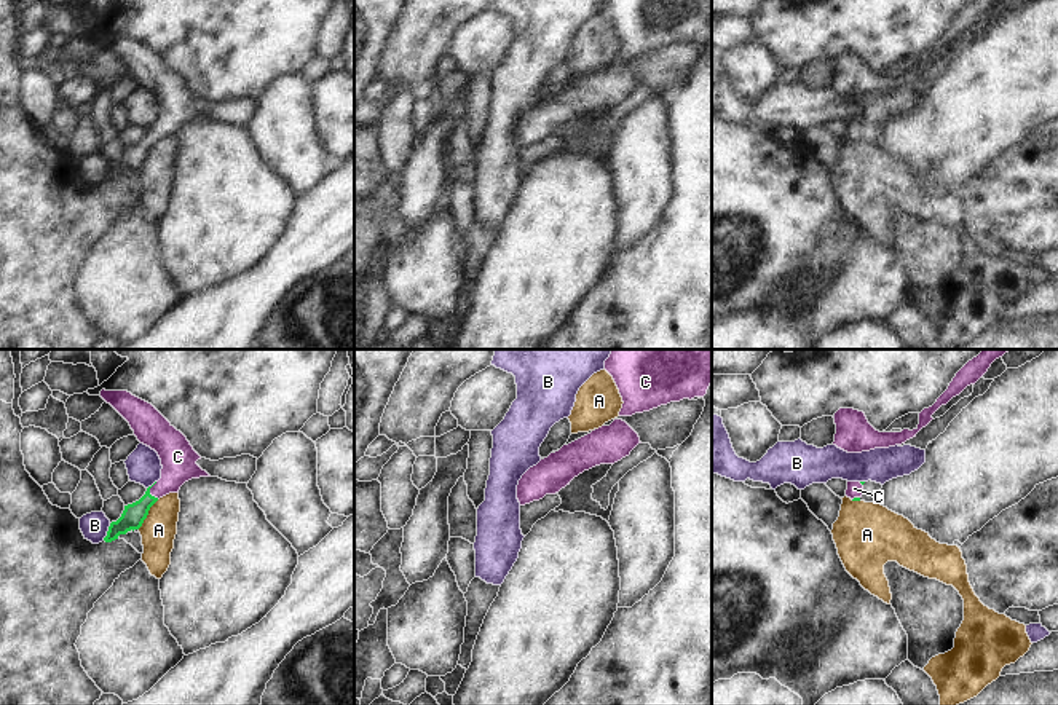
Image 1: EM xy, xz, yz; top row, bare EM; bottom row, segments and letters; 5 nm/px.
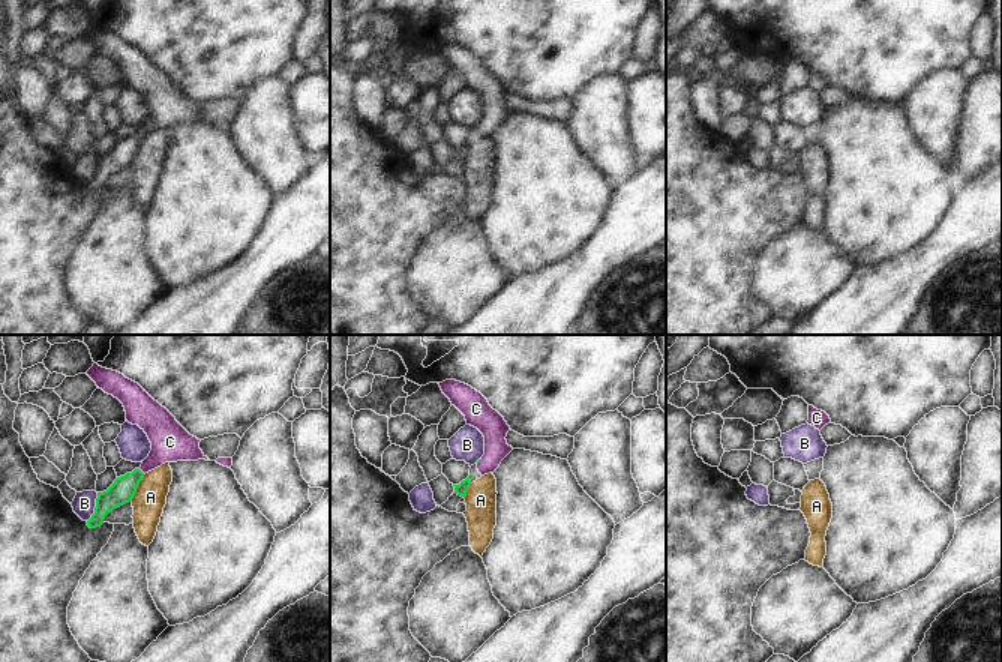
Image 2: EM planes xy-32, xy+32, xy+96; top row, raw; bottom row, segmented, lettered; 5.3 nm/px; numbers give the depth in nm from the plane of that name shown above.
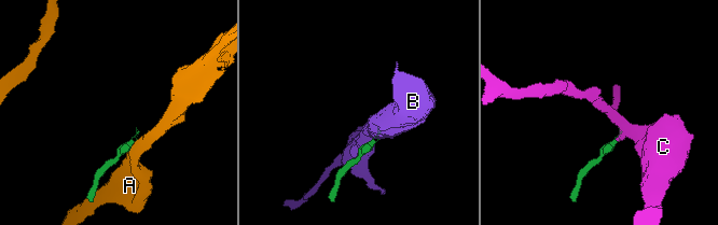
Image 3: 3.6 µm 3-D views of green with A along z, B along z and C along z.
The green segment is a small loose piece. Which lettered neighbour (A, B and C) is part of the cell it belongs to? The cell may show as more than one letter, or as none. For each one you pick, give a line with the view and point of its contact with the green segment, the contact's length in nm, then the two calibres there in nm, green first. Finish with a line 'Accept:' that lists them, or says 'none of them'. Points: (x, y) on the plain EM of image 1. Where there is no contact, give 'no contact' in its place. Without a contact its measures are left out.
C: meets green in xy at (149, 133); contact 90 nm long; 120 nm thick on the green side, 180 nm on the other
Accept: C

